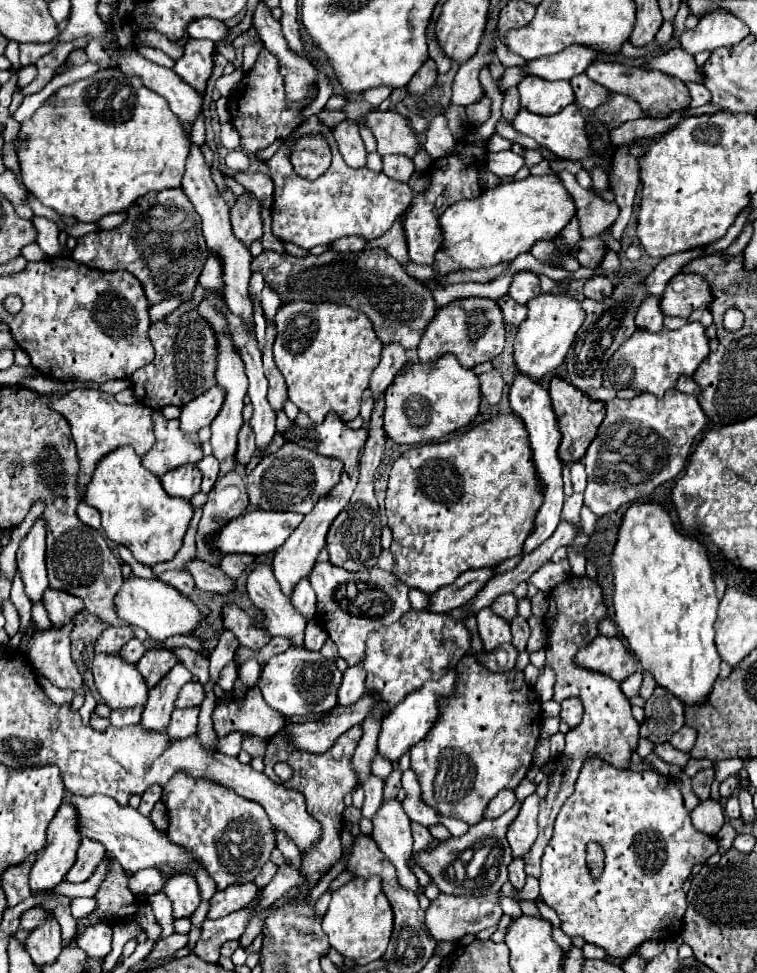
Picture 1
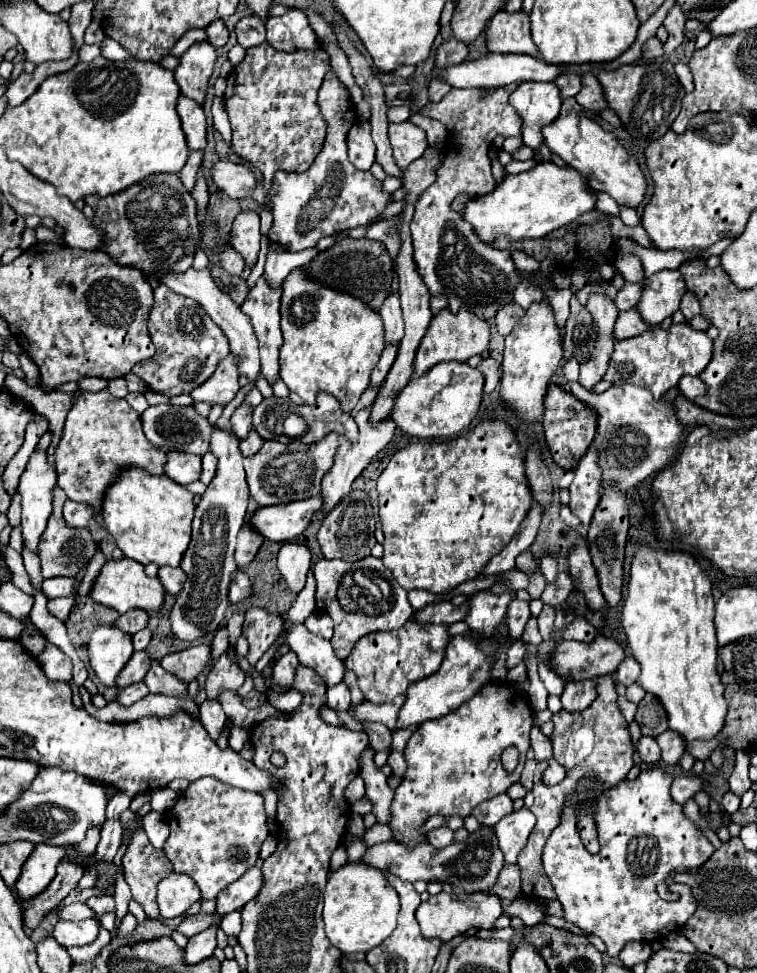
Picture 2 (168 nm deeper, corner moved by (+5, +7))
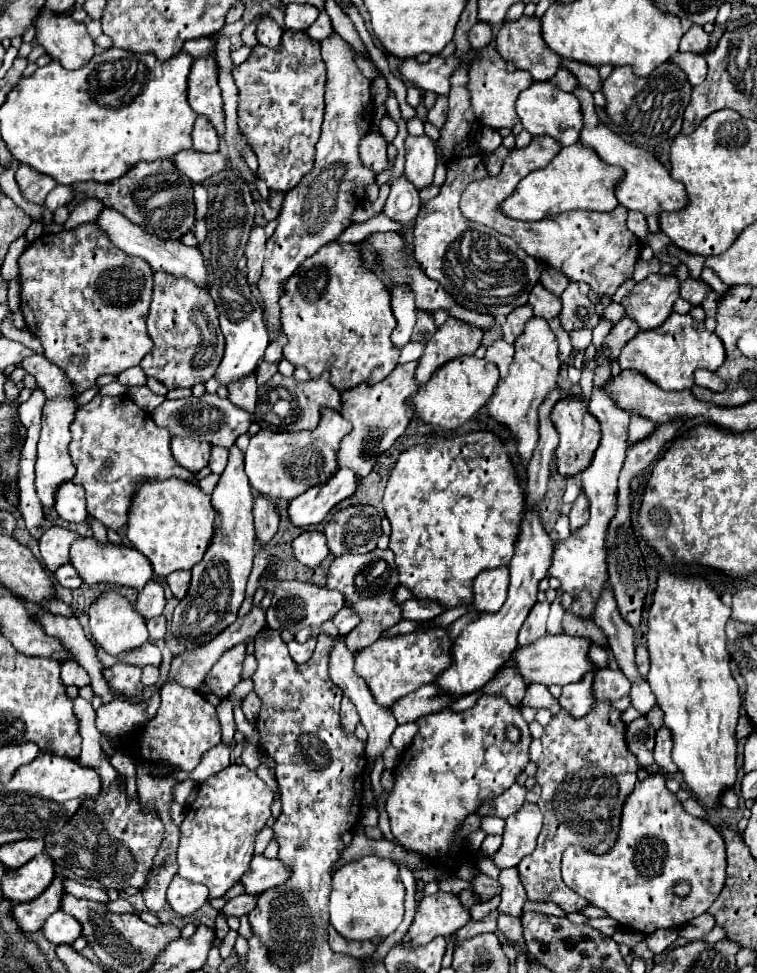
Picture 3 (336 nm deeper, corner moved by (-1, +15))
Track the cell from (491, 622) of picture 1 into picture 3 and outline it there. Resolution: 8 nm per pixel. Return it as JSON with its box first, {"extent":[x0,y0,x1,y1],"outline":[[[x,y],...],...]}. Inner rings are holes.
{"extent":[474,567,510,611],"outline":[[[508,567],[482,571],[474,581],[474,607],[478,611],[498,611],[506,601],[508,583],[510,583]]]}

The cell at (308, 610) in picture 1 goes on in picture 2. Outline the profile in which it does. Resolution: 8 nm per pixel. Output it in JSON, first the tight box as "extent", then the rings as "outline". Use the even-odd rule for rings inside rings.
{"extent":[278,543,310,593],"outline":[[[284,543],[278,551],[278,569],[290,591],[300,593],[306,585],[306,573],[310,569],[310,551],[298,543]]]}

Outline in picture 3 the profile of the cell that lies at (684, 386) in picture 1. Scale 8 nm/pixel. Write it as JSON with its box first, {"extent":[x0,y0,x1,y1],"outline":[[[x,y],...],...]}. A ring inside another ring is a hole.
{"extent":[696,369,726,391],"outline":[[[698,369],[696,371],[696,385],[706,387],[710,391],[724,391],[726,389],[726,381],[720,379],[716,373],[712,373],[708,369]]]}

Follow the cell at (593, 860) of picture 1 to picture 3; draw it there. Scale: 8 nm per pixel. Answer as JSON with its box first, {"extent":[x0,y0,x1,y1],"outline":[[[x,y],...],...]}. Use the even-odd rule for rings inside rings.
{"extent":[518,701,636,913],"outline":[[[598,701],[598,715],[592,711],[588,717],[582,717],[580,721],[568,717],[564,709],[554,717],[546,727],[542,741],[542,755],[538,759],[538,773],[536,779],[542,787],[542,795],[538,799],[538,807],[544,813],[544,827],[538,835],[538,845],[532,855],[524,857],[518,865],[520,881],[528,893],[530,901],[554,901],[558,903],[566,913],[578,913],[582,908],[589,905],[587,900],[570,890],[561,877],[561,859],[564,849],[568,845],[580,845],[586,851],[594,851],[596,855],[608,853],[620,831],[620,817],[622,807],[626,803],[626,797],[632,793],[636,783],[636,757],[628,753],[624,747],[624,723],[620,721],[620,713],[610,707],[610,703]]]}

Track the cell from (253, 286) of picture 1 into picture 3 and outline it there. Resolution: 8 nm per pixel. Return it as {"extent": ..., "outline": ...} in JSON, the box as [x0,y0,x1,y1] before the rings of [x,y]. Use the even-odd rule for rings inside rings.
{"extent":[232,31,326,193],"outline":[[[284,31],[284,49],[268,49],[256,45],[248,61],[232,69],[234,83],[238,87],[238,127],[252,141],[258,157],[258,179],[262,179],[270,191],[288,193],[300,179],[312,169],[314,145],[320,137],[320,125],[324,117],[324,83],[326,67],[320,57],[320,43],[306,33]]]}

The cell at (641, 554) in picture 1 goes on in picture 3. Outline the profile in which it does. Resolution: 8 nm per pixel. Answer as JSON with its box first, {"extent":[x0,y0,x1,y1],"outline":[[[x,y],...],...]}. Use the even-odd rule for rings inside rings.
{"extent":[648,573,740,809],"outline":[[[660,573],[654,603],[648,611],[648,651],[650,673],[648,683],[656,695],[656,705],[664,713],[664,725],[672,733],[672,761],[684,777],[684,783],[706,809],[720,807],[724,791],[734,789],[738,777],[736,765],[736,725],[740,717],[740,693],[730,671],[730,655],[726,651],[724,625],[730,619],[730,607],[724,607],[708,581],[700,577],[678,577]]]}

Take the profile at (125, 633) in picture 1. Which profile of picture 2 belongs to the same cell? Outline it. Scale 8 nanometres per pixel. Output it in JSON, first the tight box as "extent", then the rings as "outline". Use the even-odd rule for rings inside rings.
{"extent":[114,609,148,635],"outline":[[[132,609],[130,613],[120,615],[114,625],[116,625],[118,629],[122,629],[124,633],[134,635],[136,631],[140,631],[140,629],[146,627],[146,621],[148,621],[148,613],[138,613],[136,609]]]}

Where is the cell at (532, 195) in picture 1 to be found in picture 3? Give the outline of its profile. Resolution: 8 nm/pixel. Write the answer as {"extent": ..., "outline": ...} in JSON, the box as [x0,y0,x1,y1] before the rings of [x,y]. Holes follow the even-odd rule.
{"extent":[502,145,624,221],"outline":[[[586,145],[564,147],[546,169],[526,175],[512,197],[502,205],[502,211],[518,221],[538,221],[562,211],[588,209],[588,211],[614,211],[618,199],[614,195],[616,183],[624,177],[624,169],[604,163],[598,153]]]}

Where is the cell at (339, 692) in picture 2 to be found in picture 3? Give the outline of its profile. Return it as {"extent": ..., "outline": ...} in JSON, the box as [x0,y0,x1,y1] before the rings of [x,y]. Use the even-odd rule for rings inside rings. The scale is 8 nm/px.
{"extent":[342,697,360,735],"outline":[[[344,697],[342,699],[342,729],[348,735],[354,735],[358,723],[360,723],[360,717],[358,717],[356,709],[352,709],[352,703],[348,701],[348,697]]]}

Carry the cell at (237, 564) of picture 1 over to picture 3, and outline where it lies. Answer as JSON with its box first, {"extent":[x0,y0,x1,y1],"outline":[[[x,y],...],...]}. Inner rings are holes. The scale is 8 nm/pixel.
{"extent":[254,495,280,543],"outline":[[[258,495],[254,499],[254,525],[256,525],[256,537],[262,541],[262,543],[268,543],[276,529],[278,529],[278,523],[280,523],[280,515],[276,511],[276,505],[272,499],[268,497],[262,497]]]}

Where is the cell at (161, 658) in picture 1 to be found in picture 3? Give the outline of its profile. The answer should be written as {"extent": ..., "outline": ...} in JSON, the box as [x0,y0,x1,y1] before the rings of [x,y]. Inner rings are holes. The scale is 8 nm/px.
{"extent":[104,663,142,699],"outline":[[[118,663],[114,667],[104,669],[104,679],[106,683],[112,687],[112,691],[124,695],[126,699],[132,699],[130,695],[138,697],[142,693],[142,683],[140,683],[140,667],[134,665],[124,665]]]}

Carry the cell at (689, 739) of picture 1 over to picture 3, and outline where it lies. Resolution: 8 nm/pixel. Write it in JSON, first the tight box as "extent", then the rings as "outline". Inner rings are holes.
{"extent":[654,727,676,773],"outline":[[[662,727],[656,733],[656,747],[654,747],[654,761],[660,769],[664,769],[666,773],[676,773],[676,765],[670,757],[670,749],[672,749],[672,735],[666,727]]]}

